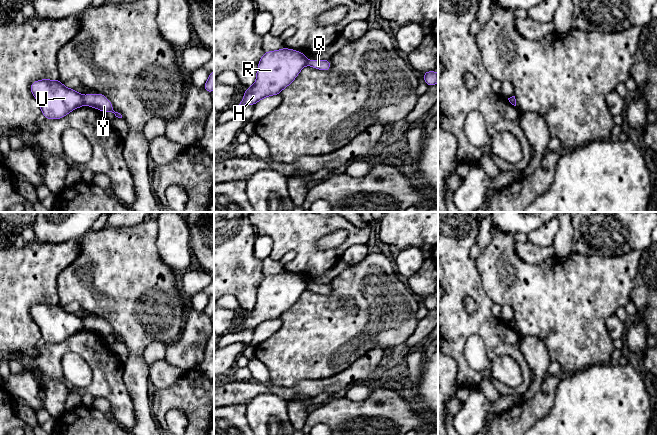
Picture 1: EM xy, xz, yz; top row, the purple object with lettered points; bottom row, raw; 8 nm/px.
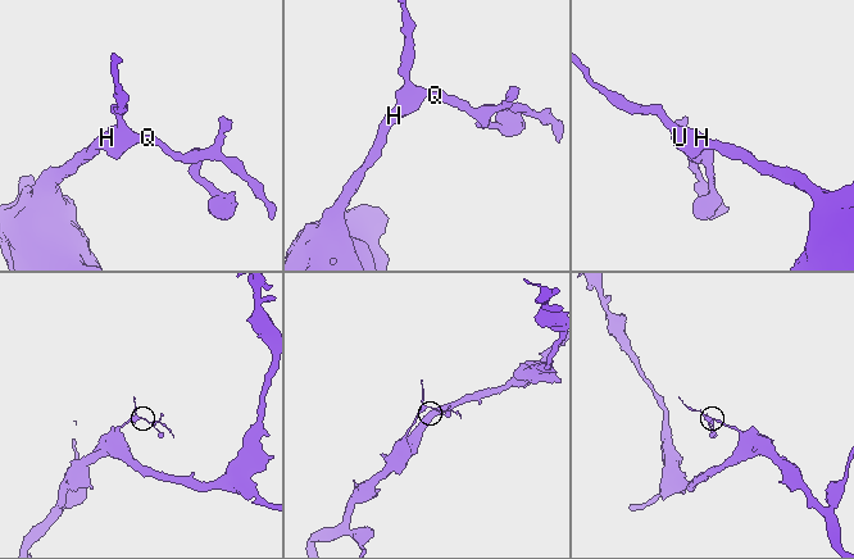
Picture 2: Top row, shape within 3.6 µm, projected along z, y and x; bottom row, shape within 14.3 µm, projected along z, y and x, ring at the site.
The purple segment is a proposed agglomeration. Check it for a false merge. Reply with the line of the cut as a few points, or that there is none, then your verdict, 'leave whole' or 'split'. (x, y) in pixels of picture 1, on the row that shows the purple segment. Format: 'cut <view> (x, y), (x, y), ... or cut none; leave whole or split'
cut xy (82, 96), (84, 104); split

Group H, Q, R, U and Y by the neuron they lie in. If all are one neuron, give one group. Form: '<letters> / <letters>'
H R U / Q Y

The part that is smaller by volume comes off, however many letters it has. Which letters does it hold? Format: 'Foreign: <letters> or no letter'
Foreign: Q, Y

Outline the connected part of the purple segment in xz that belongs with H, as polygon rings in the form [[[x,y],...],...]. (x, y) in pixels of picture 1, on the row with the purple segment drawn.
[[[288,48],[264,52],[257,68],[256,81],[245,89],[239,106],[255,105],[267,96],[280,94],[294,81],[307,62],[304,53]]]

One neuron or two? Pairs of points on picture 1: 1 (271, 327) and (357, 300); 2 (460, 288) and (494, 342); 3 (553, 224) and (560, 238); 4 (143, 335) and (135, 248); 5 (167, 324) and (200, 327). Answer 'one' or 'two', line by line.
1: two
2: one
3: two
4: one
5: two

